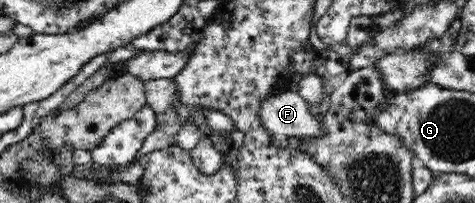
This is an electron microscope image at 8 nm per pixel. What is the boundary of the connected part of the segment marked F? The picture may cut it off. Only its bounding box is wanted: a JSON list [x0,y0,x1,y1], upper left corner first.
[258,91,320,141]

